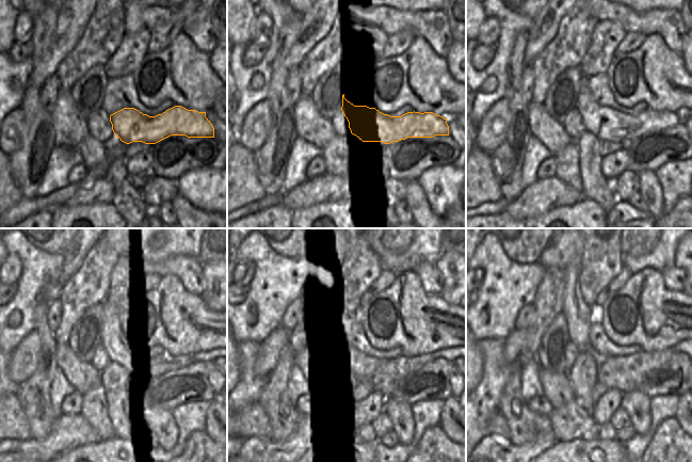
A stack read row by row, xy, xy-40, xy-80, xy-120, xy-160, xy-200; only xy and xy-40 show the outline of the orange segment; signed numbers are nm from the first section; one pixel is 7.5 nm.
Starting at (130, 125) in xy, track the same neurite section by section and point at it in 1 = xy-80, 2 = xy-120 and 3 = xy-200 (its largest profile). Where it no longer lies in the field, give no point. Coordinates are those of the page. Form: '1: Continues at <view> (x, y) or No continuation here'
1: Continues at xy-80 (608, 124)
2: Continues at xy-120 (133, 364)
3: Continues at xy-200 (579, 316).

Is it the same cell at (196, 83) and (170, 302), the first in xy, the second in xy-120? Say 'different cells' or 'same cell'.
same cell

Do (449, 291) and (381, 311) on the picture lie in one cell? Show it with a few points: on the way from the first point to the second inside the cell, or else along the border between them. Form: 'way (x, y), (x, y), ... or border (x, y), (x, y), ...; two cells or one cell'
border (440, 295), (446, 301), (454, 304); two cells

